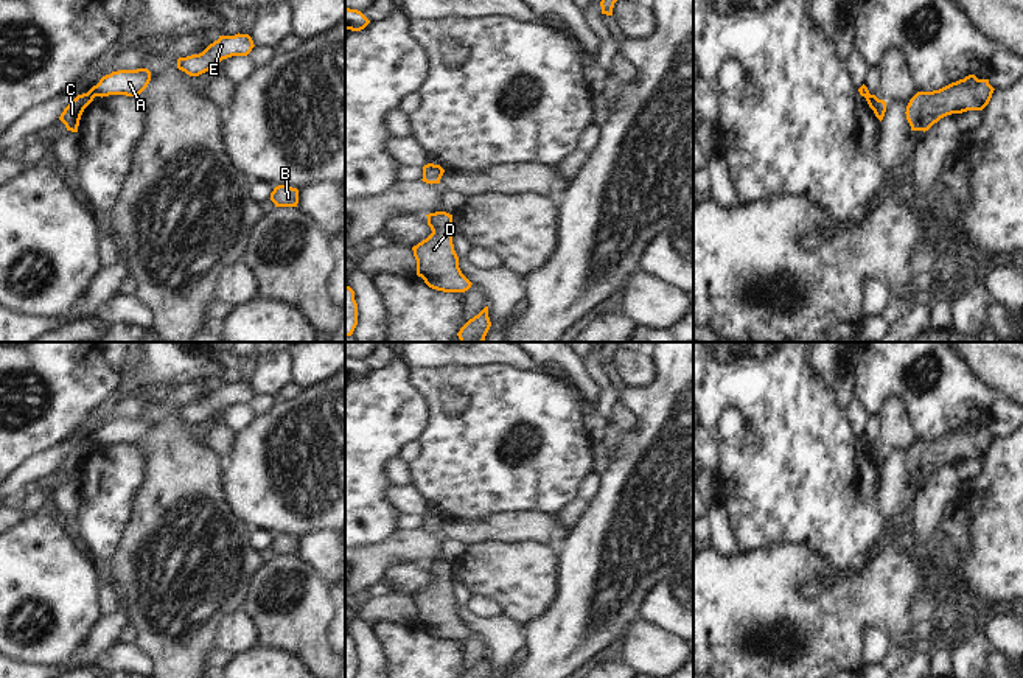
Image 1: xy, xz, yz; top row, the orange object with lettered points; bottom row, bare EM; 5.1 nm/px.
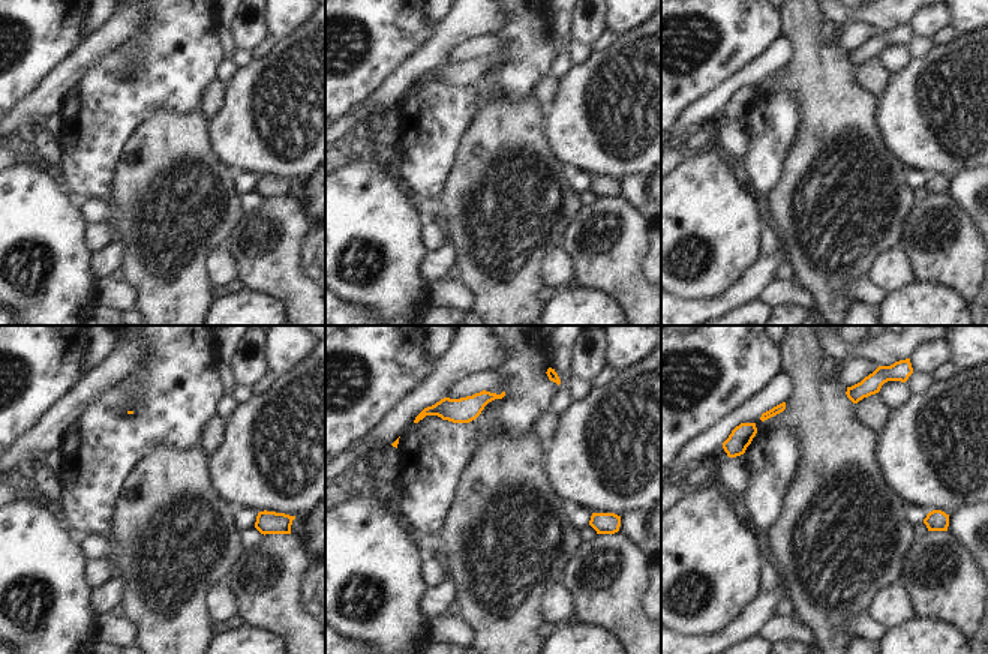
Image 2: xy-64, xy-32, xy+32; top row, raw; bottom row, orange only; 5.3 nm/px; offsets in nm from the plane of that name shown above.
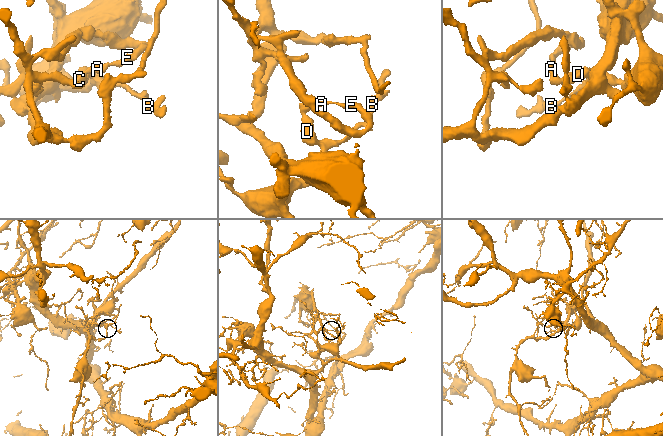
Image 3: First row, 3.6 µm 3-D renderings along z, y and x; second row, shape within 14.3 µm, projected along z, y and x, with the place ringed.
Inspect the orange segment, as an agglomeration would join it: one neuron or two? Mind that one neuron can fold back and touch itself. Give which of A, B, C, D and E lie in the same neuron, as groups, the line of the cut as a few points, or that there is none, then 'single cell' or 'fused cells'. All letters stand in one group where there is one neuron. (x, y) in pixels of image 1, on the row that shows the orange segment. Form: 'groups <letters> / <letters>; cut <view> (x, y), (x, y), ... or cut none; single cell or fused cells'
groups A E / B C D; cut xy (87, 92), (94, 97); fused cells

